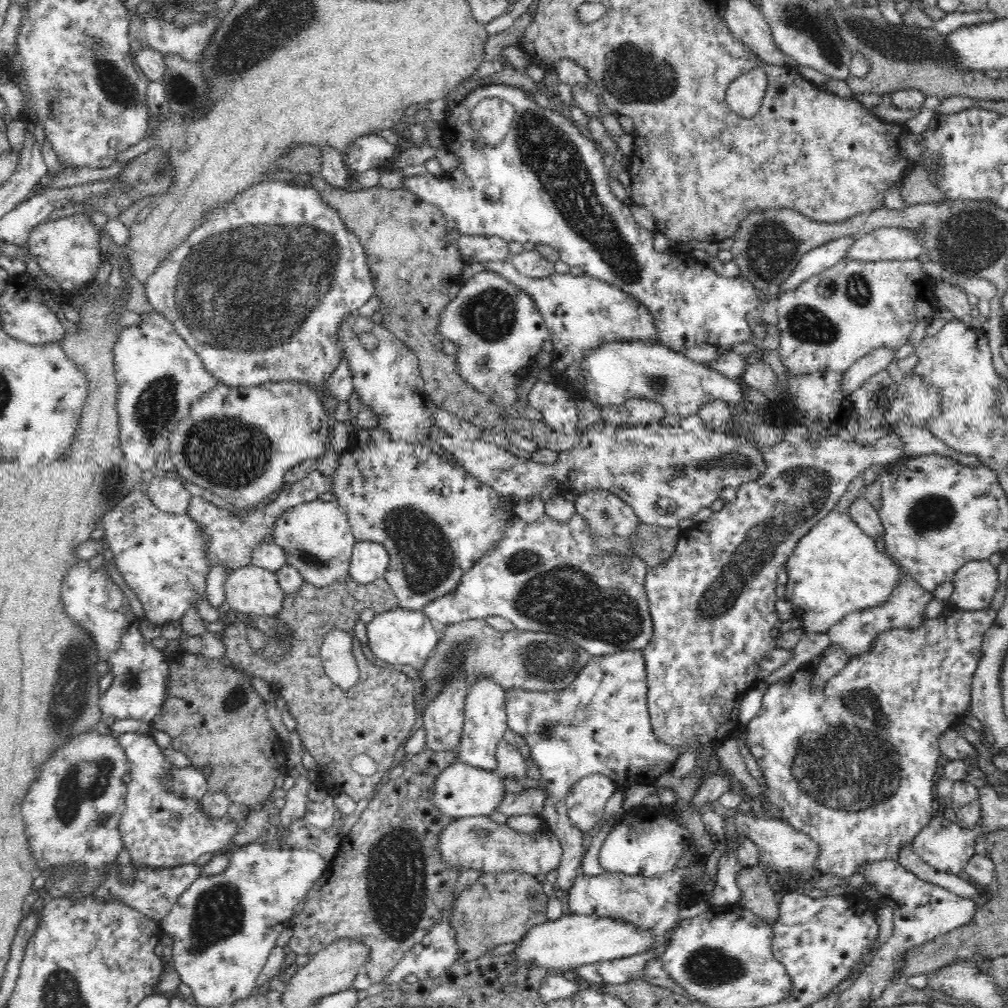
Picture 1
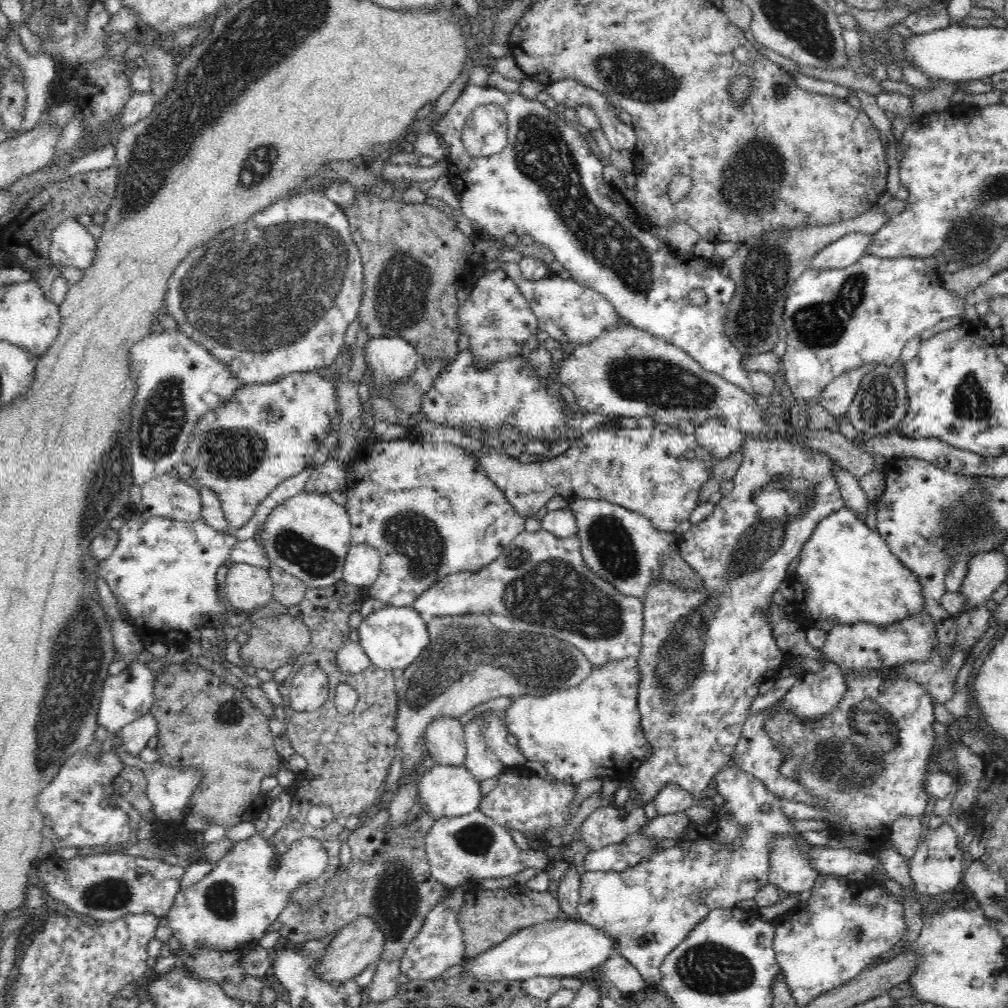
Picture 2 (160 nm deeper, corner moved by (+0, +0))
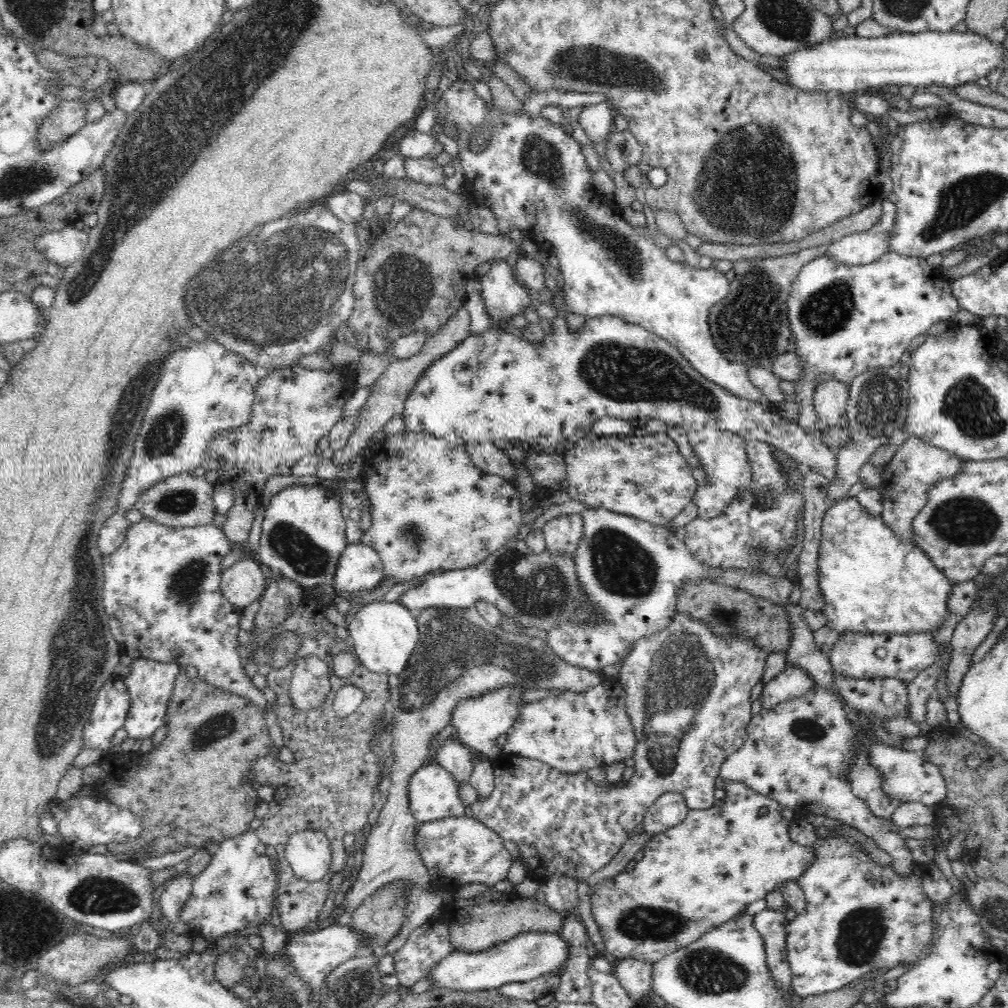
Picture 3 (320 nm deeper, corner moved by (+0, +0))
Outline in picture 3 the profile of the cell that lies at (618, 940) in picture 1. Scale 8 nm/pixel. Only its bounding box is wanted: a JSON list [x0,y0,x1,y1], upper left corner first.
[427,932,569,990]

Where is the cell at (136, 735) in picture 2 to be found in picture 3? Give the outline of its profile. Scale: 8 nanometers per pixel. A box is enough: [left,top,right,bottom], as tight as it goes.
[123,659,180,741]

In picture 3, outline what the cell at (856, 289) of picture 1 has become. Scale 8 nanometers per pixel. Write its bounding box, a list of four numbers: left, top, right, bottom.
[787,251,961,438]

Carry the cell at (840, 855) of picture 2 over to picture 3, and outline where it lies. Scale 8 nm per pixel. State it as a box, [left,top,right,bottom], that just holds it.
[591,780,815,964]

